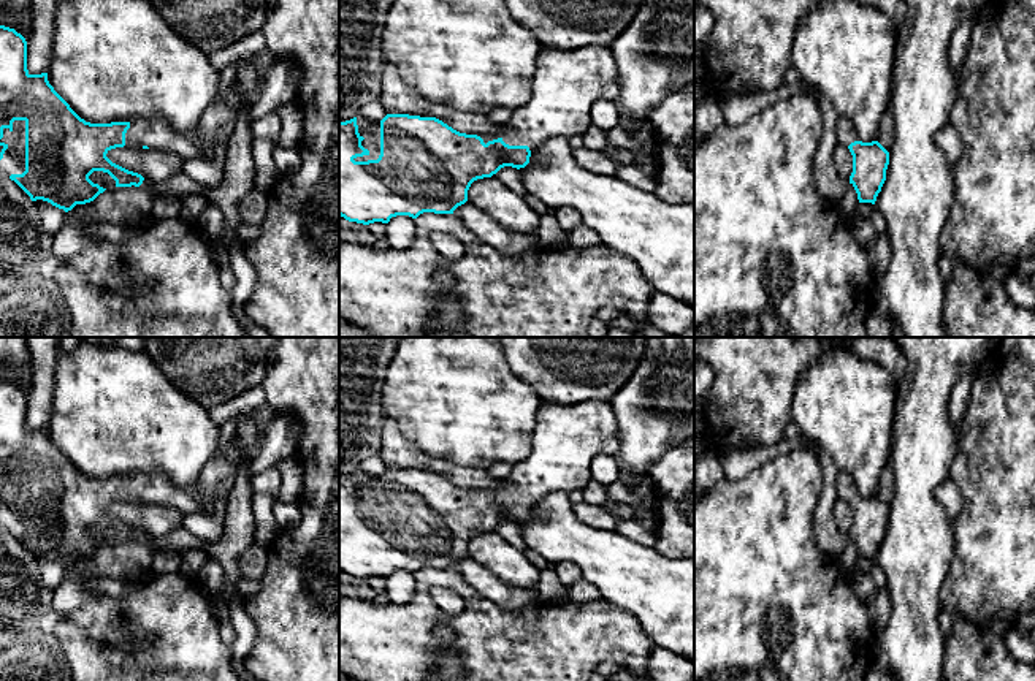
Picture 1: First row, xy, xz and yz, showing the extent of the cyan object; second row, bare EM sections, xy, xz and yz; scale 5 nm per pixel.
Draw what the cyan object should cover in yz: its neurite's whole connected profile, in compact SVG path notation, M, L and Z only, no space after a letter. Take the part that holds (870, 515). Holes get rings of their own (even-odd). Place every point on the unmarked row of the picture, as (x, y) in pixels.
M846 470L837 474L837 497L846 500L853 510L850 538L854 542L859 557L875 559L886 535L889 507L878 496L862 497Z

